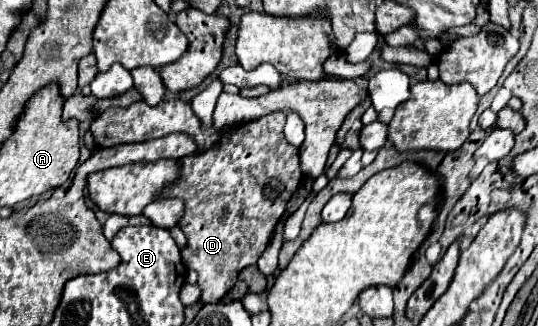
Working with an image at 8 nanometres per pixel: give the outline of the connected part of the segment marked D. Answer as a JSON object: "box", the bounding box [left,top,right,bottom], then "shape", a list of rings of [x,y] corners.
{"box":[158,111,304,303],"shape":[[[276,111],[276,113],[264,115],[264,117],[256,119],[256,121],[250,121],[250,123],[246,123],[246,125],[238,125],[238,127],[230,127],[230,129],[220,131],[220,139],[218,139],[210,149],[180,159],[180,175],[178,175],[178,179],[176,179],[174,183],[170,183],[168,187],[164,187],[162,193],[158,195],[158,199],[182,199],[182,201],[184,201],[184,215],[180,217],[178,227],[184,231],[188,243],[182,247],[182,261],[184,261],[184,265],[186,265],[188,269],[192,269],[192,271],[198,273],[198,287],[202,289],[202,297],[200,297],[200,299],[202,299],[204,303],[216,303],[216,301],[220,301],[220,299],[228,293],[228,289],[234,285],[238,273],[240,273],[246,265],[254,265],[254,263],[258,261],[258,257],[262,255],[262,251],[266,249],[266,245],[268,245],[268,241],[270,241],[270,237],[272,237],[272,231],[274,231],[276,223],[280,221],[280,217],[282,217],[284,211],[286,211],[286,203],[292,199],[292,195],[296,193],[296,189],[300,187],[300,183],[302,183],[302,179],[304,179],[304,173],[302,173],[302,169],[300,169],[300,149],[294,147],[294,145],[290,145],[290,143],[286,141],[286,137],[284,137],[284,133],[282,133],[284,121],[286,121],[286,113]]]}

